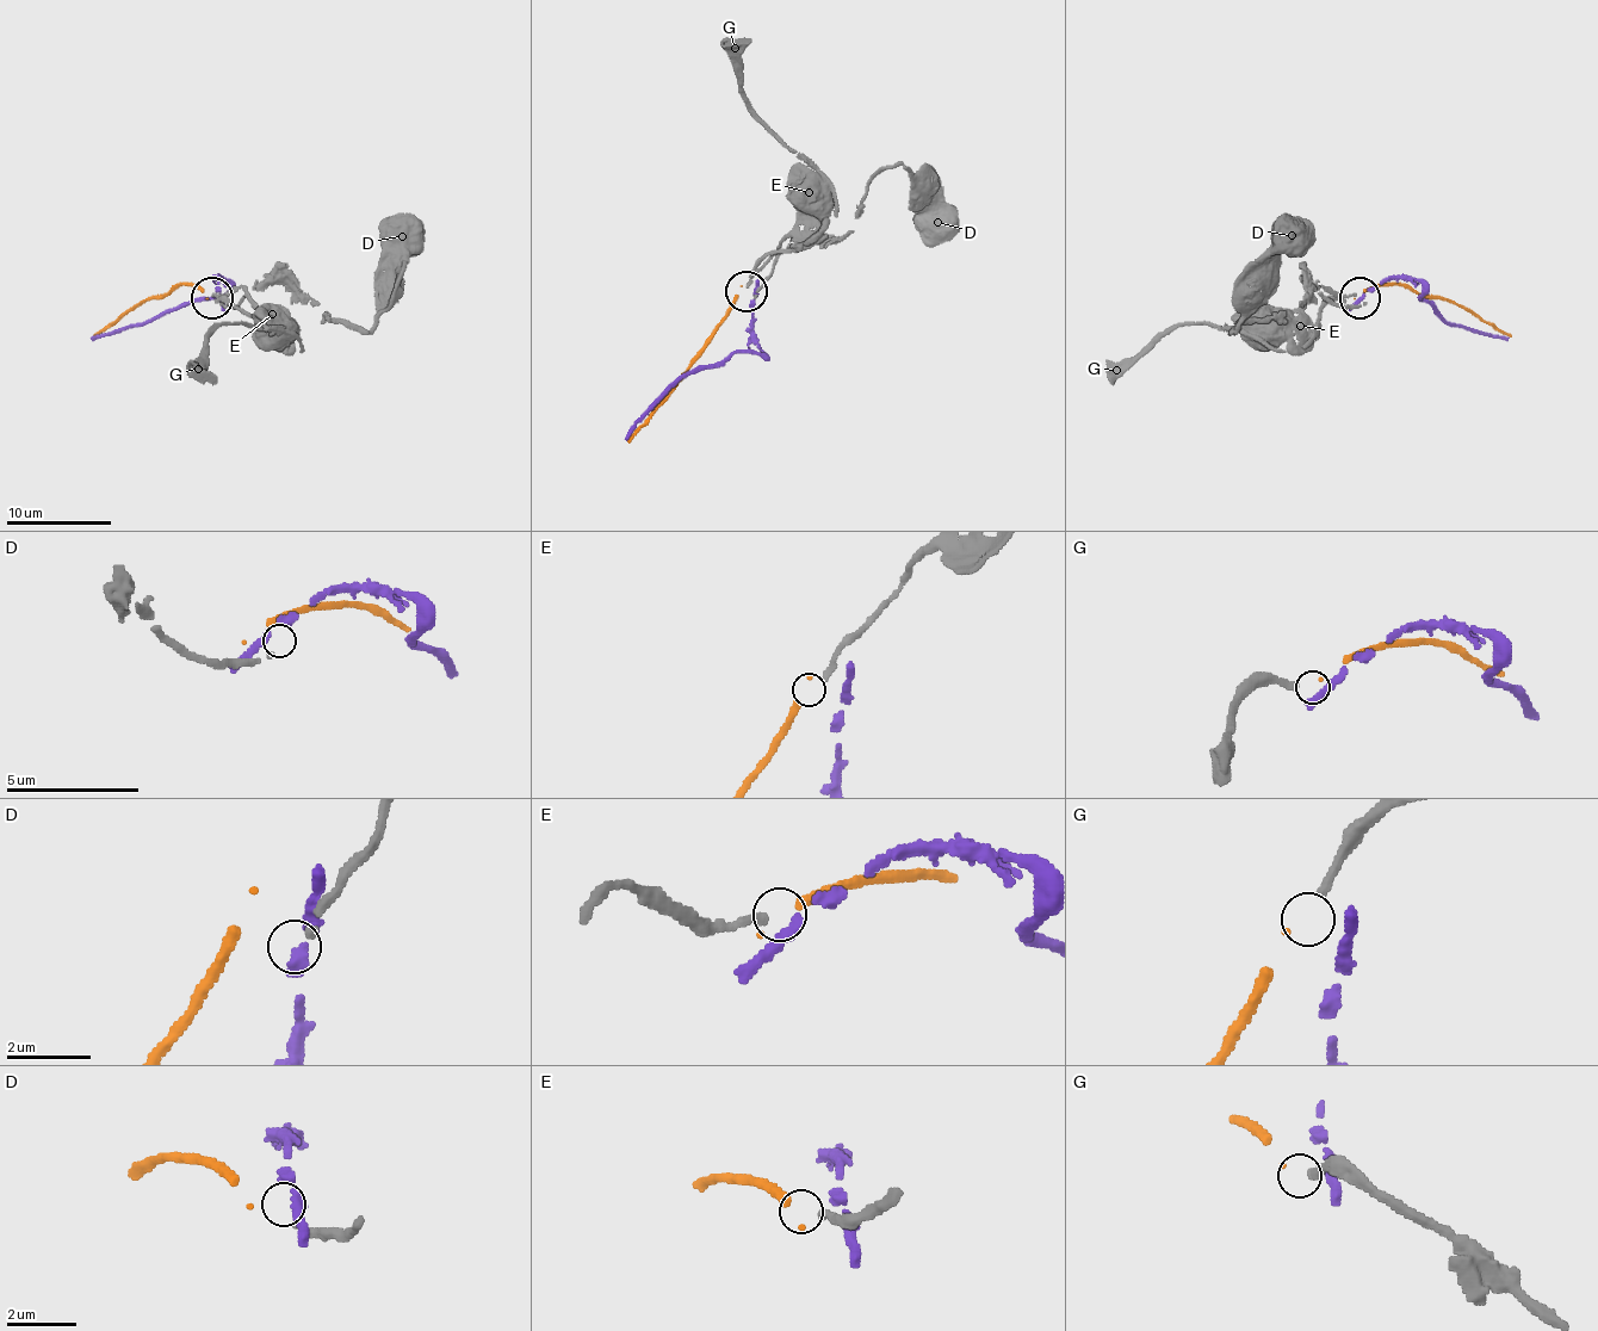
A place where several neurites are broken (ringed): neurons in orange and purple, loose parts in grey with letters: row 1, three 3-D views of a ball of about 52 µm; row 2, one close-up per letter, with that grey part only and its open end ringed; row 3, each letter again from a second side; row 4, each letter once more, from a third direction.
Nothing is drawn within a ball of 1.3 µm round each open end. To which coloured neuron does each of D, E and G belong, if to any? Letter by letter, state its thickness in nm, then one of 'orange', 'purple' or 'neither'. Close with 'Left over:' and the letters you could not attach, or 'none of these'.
D: 160 nm thick; neither
E: 200 nm thick; neither
G: 240 nm thick; orange
Left over: D, E

